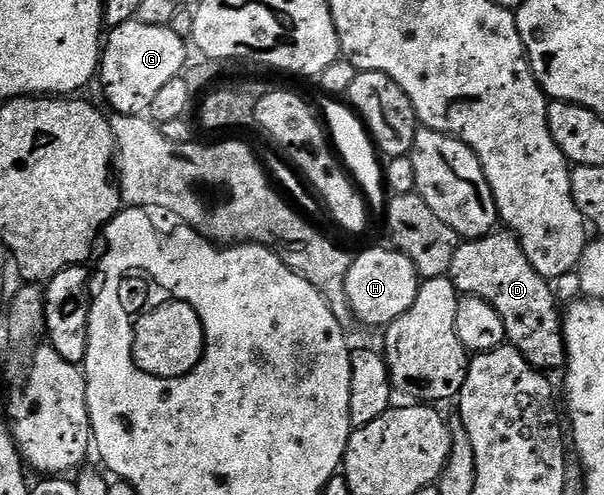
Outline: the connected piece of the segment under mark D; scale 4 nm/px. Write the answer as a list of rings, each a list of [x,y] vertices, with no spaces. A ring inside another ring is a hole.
[[[495,229],[482,239],[458,242],[455,258],[448,276],[462,295],[474,295],[487,301],[503,317],[503,329],[508,346],[519,349],[530,365],[542,373],[565,365],[565,332],[563,315],[557,312],[550,280],[544,279],[527,261],[527,253],[519,245],[517,236],[508,229]]]

